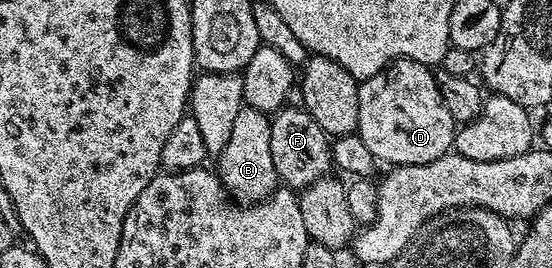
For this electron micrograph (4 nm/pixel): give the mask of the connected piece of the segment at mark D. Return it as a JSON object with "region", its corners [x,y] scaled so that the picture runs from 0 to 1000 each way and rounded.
{"region":[[[717,216],[690,269],[650,306],[650,519],[703,623],[777,612],[819,556],[828,459],[799,373],[788,276],[746,216]]]}

